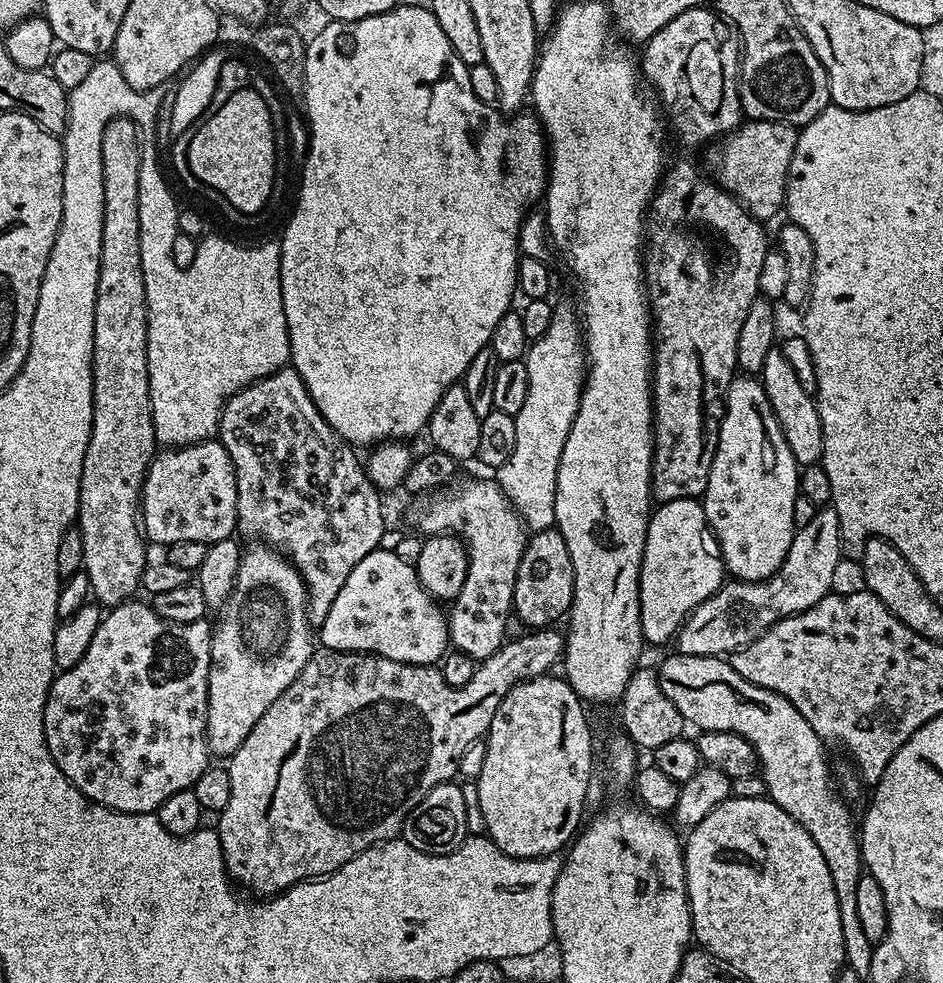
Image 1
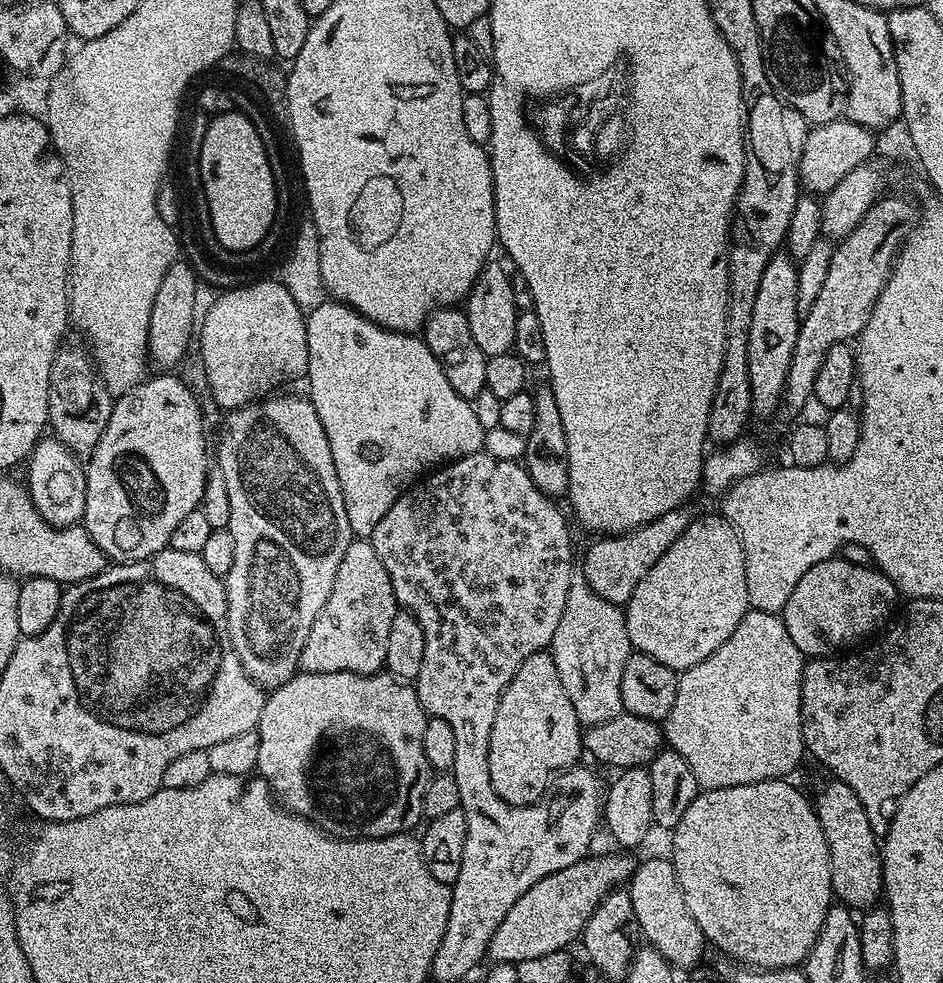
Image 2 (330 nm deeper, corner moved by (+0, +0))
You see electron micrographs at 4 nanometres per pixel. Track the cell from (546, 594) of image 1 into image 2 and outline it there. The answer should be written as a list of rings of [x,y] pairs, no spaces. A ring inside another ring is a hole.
[[[551,651],[530,654],[518,666],[518,674],[506,686],[500,695],[498,710],[494,714],[494,726],[488,735],[488,765],[490,766],[490,782],[507,804],[526,806],[534,804],[553,783],[554,777],[564,769],[573,767],[582,756],[582,725],[576,717],[570,698],[566,698],[566,690],[562,686],[562,678],[558,678],[558,666],[554,666]]]

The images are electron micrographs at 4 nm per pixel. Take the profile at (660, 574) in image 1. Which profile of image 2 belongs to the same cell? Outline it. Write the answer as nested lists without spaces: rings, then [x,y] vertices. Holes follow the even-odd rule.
[[[723,515],[700,516],[689,519],[686,530],[676,539],[674,546],[650,566],[650,570],[634,586],[634,594],[624,608],[624,621],[628,631],[628,643],[635,651],[645,652],[650,658],[666,666],[683,670],[710,658],[730,634],[742,622],[748,611],[748,587],[746,586],[746,566],[744,547],[736,527]]]

